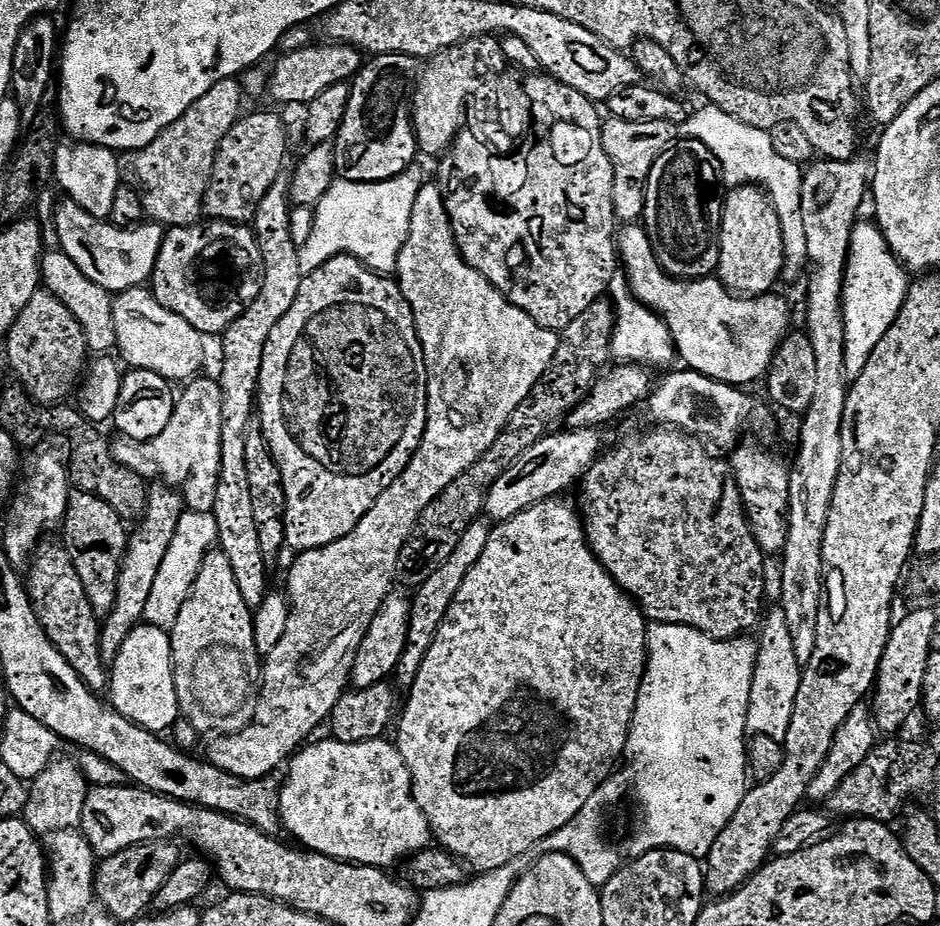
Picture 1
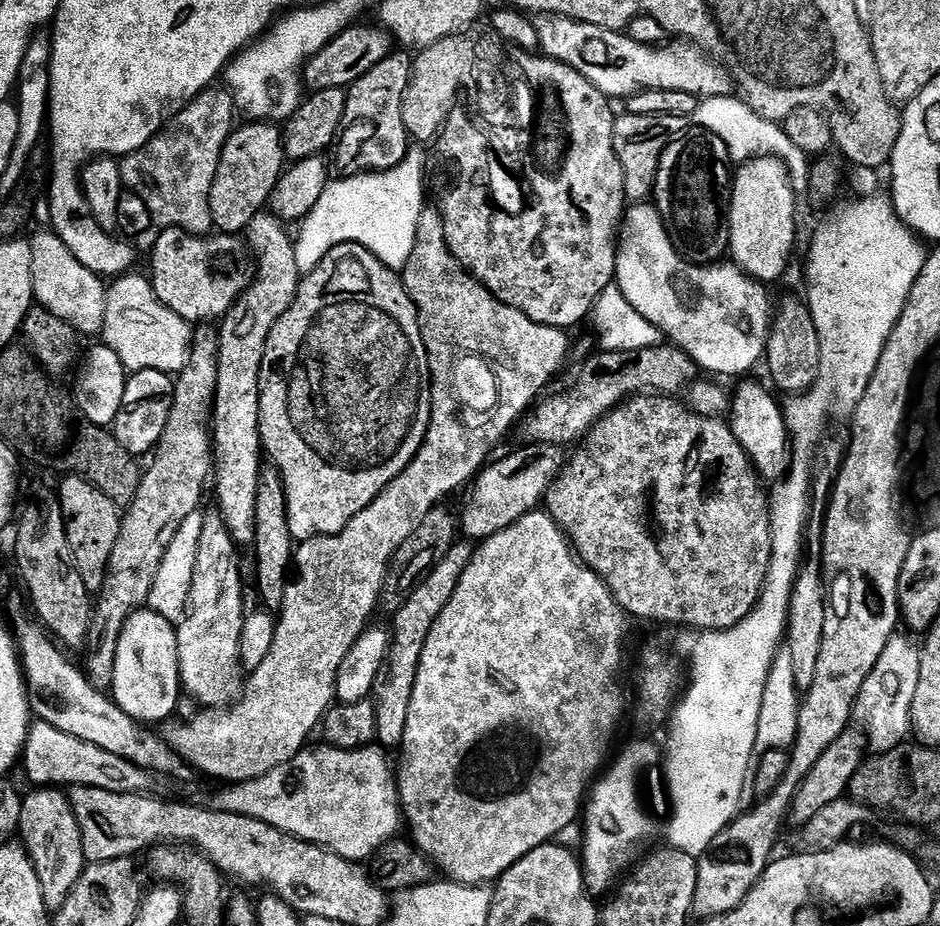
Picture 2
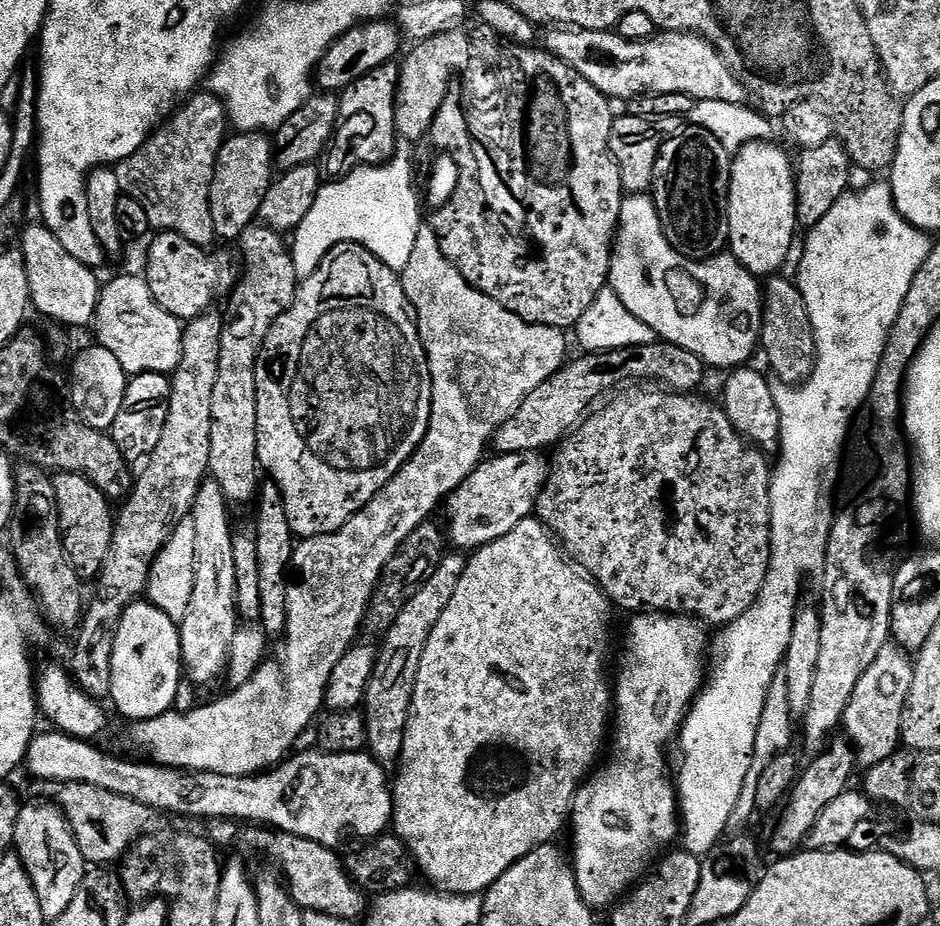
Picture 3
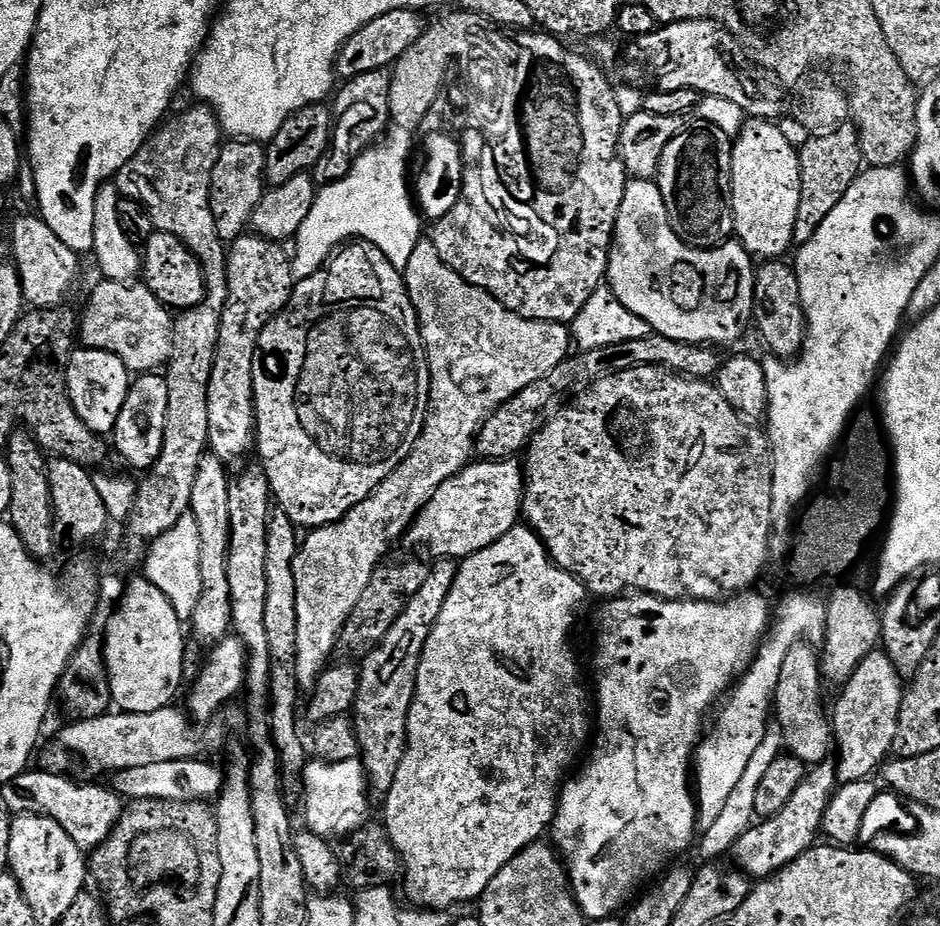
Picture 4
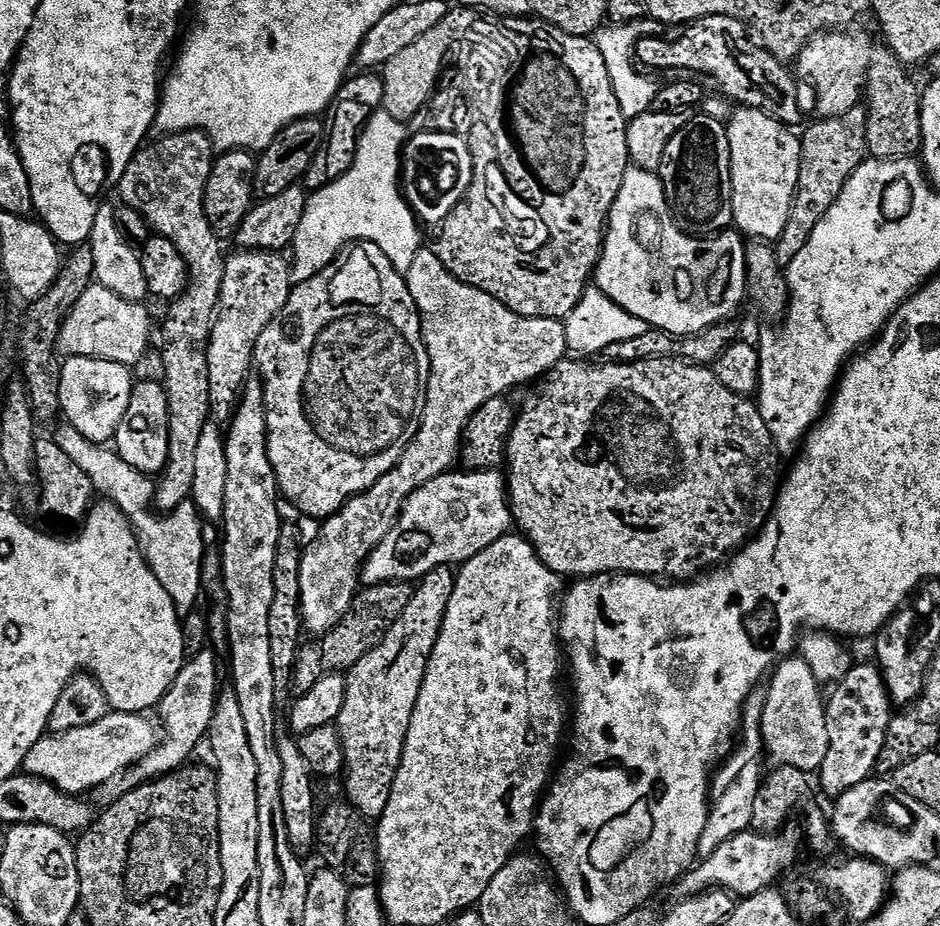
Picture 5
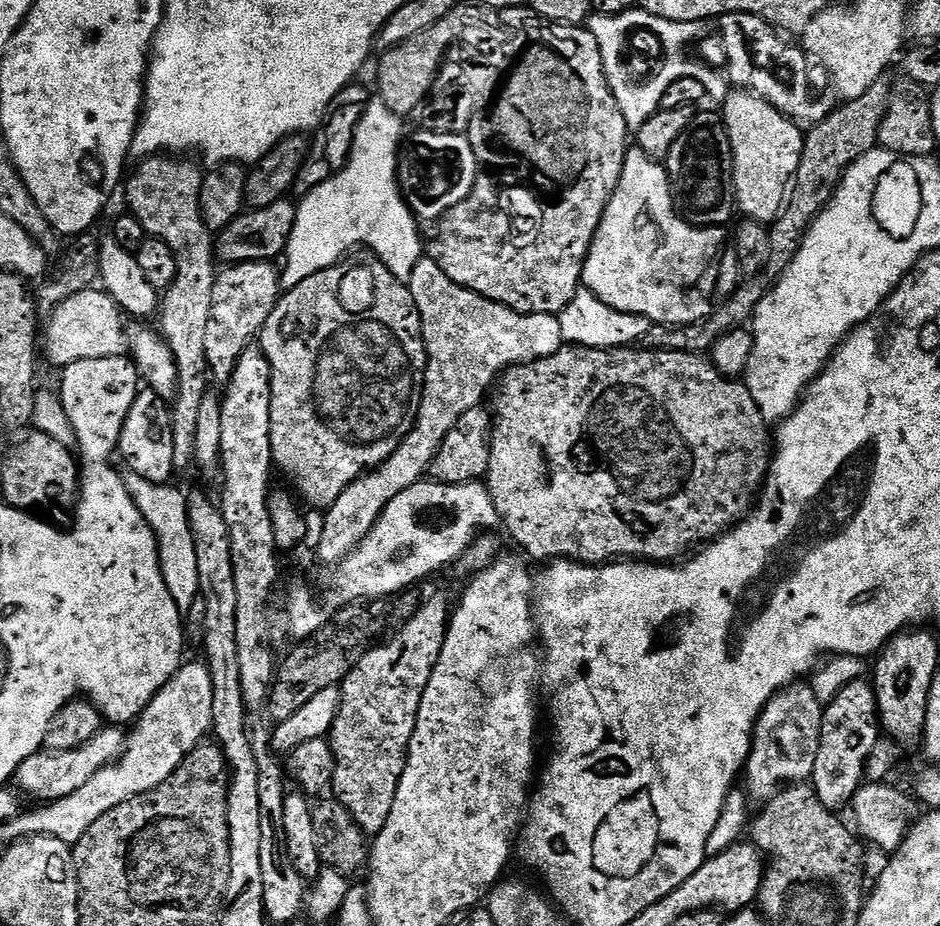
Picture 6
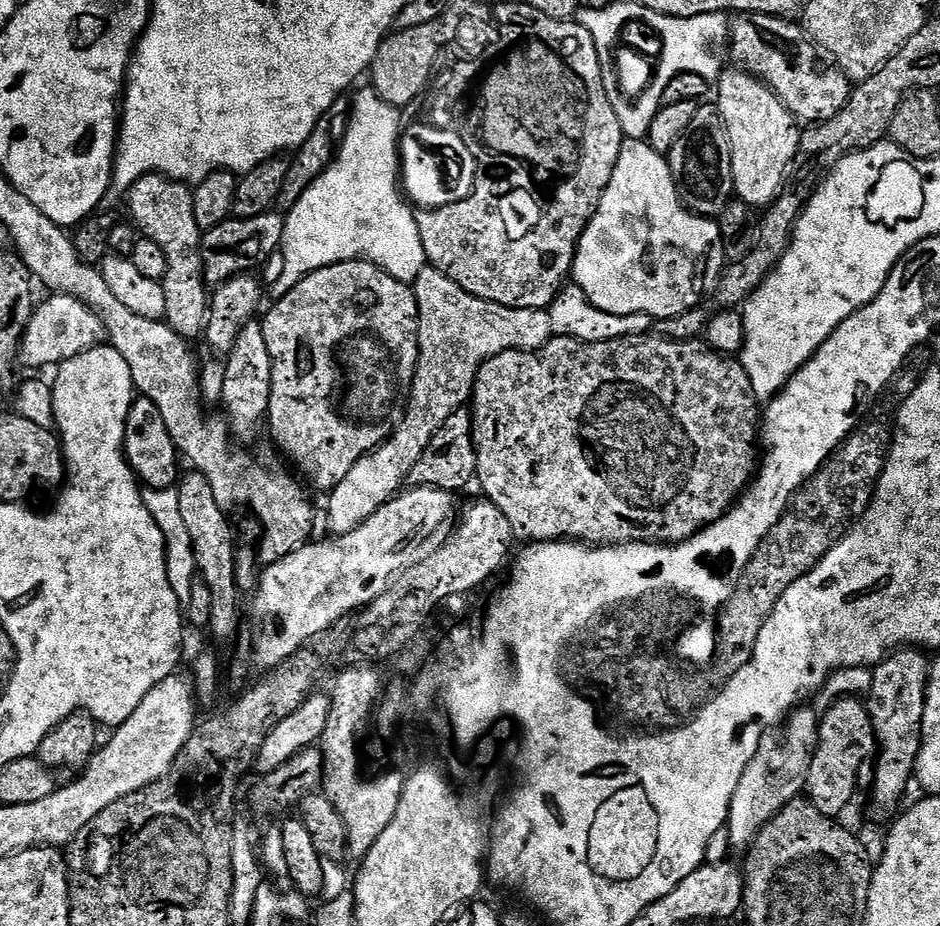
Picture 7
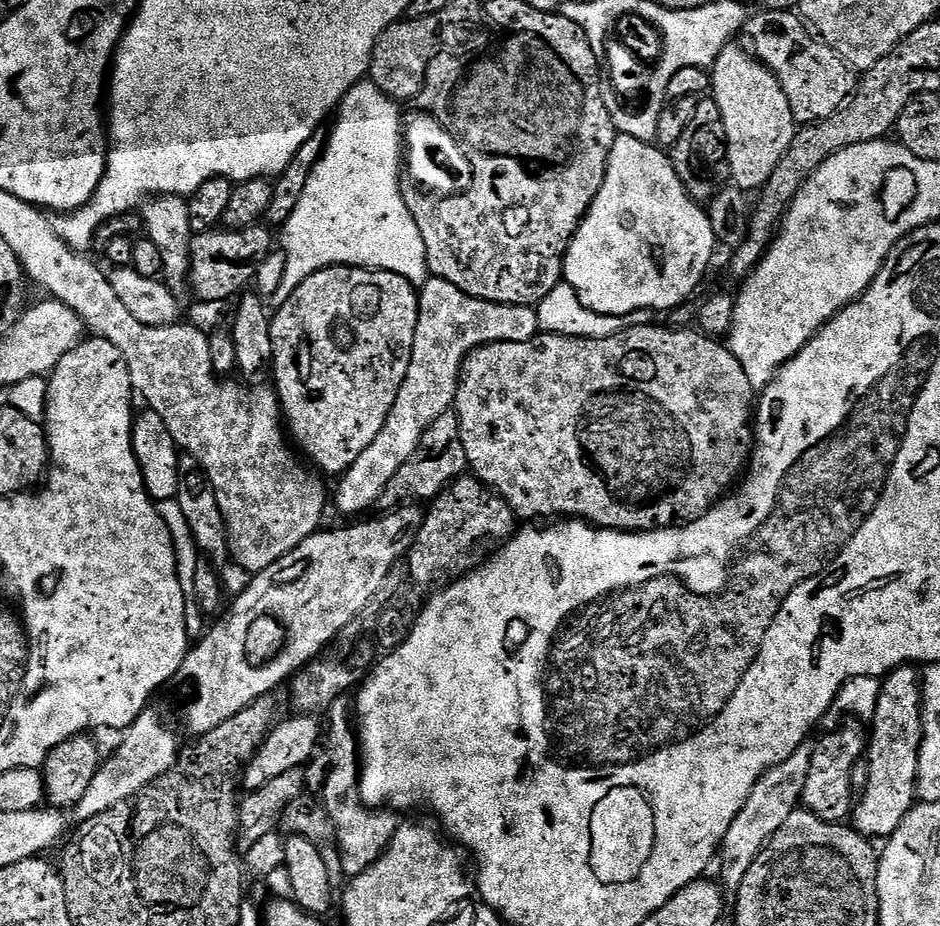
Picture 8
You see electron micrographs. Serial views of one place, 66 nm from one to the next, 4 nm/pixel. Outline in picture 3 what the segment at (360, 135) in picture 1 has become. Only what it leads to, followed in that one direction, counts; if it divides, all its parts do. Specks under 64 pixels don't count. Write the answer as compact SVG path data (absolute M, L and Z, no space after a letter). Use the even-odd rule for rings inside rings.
M393 62L370 70L370 74L362 74L362 78L339 93L340 114L336 118L334 140L344 140L344 156L352 156L352 160L357 160L360 166L364 166L364 152L372 152L372 156L368 156L368 166L385 163L397 155L396 91L399 81L400 64ZM345 124L372 124L372 140L376 140L376 144L372 144L372 148L362 148L361 144L356 144L356 140L360 140L356 132L340 131L339 128Z

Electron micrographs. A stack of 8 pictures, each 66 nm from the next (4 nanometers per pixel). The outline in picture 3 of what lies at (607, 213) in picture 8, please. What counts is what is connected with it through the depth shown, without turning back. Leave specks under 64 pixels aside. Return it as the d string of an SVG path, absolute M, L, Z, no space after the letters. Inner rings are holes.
M628 194L621 199L620 222L612 245L612 265L608 271L608 279L610 281L610 287L616 292L618 298L621 299L622 304L626 306L630 314L640 319L646 326L650 326L650 329L655 332L655 335L663 343L682 346L682 350L690 350L690 354L698 354L698 358L702 358L709 369L724 368L723 370L731 370L747 365L751 361L748 359L751 358L752 351L755 348L757 351L758 345L760 344L760 327L762 326L762 318L764 317L761 281L753 276L751 272L747 272L737 262L736 257L731 254L712 256L709 260L689 260L688 257L683 256L678 250L674 250L672 243L666 238L664 227L660 221L660 215L656 209L656 201L651 195Z

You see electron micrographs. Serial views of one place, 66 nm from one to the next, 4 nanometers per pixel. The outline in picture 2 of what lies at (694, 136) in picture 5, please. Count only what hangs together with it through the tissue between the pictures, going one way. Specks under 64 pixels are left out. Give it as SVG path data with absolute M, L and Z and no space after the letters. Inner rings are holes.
M696 134L700 136L681 135L668 145L668 149L662 154L660 165L656 171L656 186L654 189L654 207L668 237L672 239L672 245L686 263L707 266L717 263L720 255L726 252L726 193L730 188L730 168L728 172L729 158L724 143L717 136Z

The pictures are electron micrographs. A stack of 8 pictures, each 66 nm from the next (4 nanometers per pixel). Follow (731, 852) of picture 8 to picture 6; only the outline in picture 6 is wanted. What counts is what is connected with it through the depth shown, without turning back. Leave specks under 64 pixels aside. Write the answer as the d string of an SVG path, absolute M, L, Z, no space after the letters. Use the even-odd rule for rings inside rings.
M807 683L788 685L773 696L756 723L751 754L745 764L744 790L753 803L765 804L782 787L811 779L821 745L823 717L824 704Z

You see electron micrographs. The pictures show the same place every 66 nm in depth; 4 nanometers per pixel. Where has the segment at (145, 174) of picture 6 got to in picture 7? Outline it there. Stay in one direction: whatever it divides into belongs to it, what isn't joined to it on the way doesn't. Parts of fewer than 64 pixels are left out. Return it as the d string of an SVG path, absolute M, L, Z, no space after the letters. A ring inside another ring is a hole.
M153 174L144 176L127 193L128 208L141 237L158 242L166 253L166 278L162 281L166 294L164 320L176 333L185 338L199 337L206 327L210 307L210 288L204 282L201 231L194 222L193 189L185 181Z

